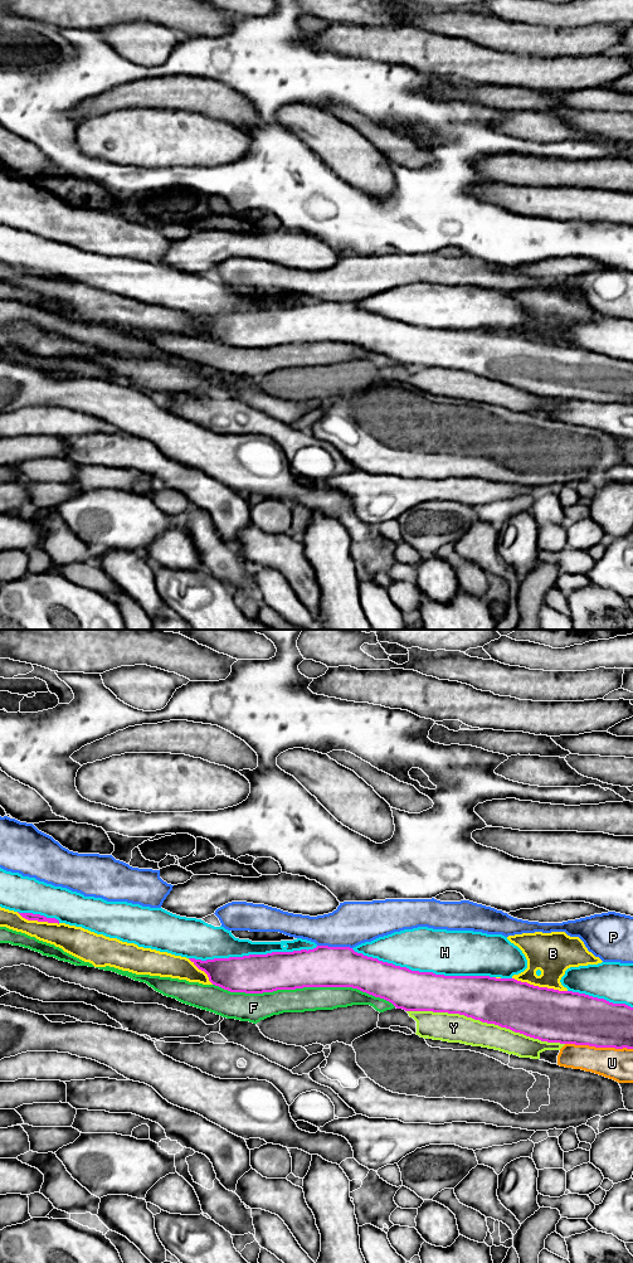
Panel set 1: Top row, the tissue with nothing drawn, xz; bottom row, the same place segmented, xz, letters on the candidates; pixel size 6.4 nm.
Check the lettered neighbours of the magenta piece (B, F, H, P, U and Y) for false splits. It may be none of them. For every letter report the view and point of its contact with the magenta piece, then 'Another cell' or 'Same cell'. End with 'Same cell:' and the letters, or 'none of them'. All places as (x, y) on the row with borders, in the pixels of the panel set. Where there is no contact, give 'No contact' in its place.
B: Touches magenta at xz (540, 987). Another cell
F: Touches magenta at xz (305, 986). Another cell
H: Touches magenta at xz (423, 972). Another cell
P: Touches magenta at xz (335, 947). Another cell
U: Touches magenta at xz (599, 1047). Another cell
Y: Touches magenta at xz (486, 1021). Another cell
Same cell: none of them

